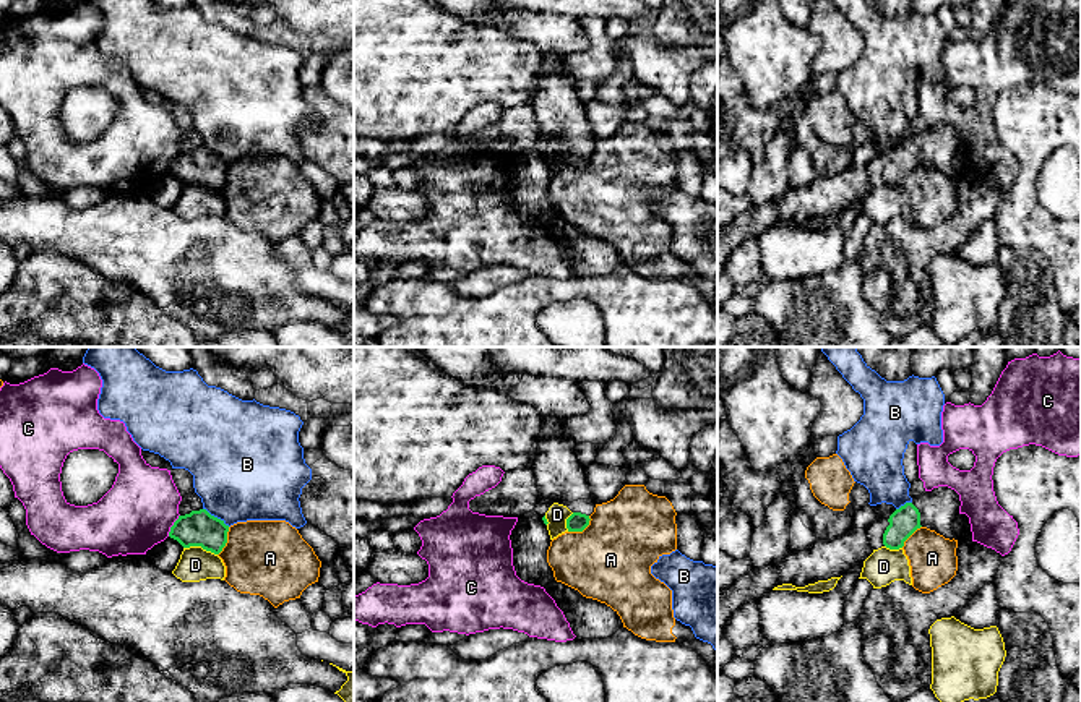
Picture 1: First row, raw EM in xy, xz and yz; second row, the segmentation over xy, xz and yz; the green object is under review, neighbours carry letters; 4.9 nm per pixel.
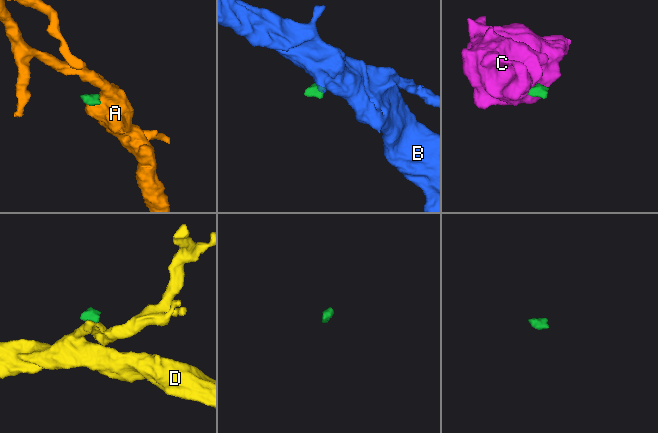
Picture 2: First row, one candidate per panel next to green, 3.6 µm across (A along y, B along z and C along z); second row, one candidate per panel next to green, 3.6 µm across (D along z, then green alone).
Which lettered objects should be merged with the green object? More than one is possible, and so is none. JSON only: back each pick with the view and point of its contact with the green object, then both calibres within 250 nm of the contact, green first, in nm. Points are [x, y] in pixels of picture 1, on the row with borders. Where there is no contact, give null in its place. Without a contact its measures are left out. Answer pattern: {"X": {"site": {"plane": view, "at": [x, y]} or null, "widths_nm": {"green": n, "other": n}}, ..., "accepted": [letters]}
{"accepted": []}

